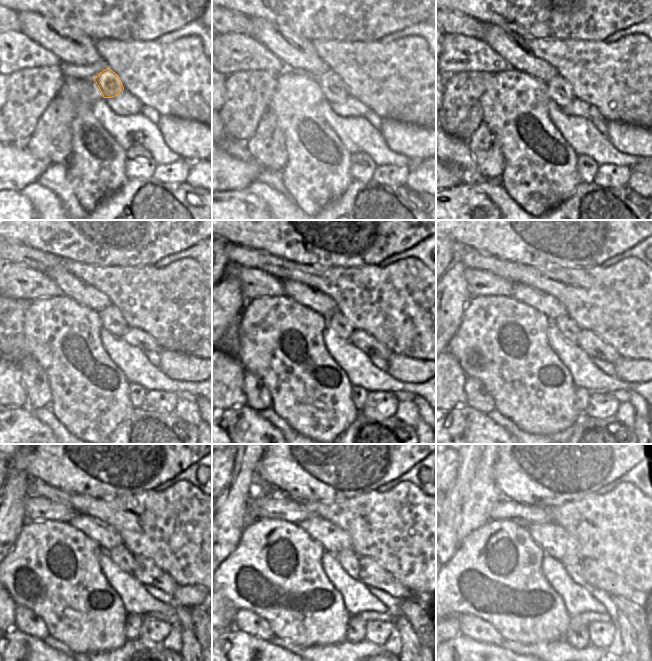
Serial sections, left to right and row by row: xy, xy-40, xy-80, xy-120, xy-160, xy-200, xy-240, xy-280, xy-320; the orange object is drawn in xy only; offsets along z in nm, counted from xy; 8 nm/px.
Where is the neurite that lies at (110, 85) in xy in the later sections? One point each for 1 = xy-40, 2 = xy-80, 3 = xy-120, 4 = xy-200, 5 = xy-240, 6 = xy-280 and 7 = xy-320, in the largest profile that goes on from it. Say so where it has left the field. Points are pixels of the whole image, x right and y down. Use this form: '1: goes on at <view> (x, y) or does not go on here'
1: goes on at xy-40 (334, 90)
2: goes on at xy-80 (560, 93)
3: goes on at xy-120 (112, 320)
4: goes on at xy-200 (566, 326)
5: goes on at xy-240 (121, 556)
6: goes on at xy-280 (348, 559)
7: goes on at xy-320 (574, 569)

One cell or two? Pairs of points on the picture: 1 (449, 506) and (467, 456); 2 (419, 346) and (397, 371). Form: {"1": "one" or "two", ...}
{"1": "one", "2": "two"}

